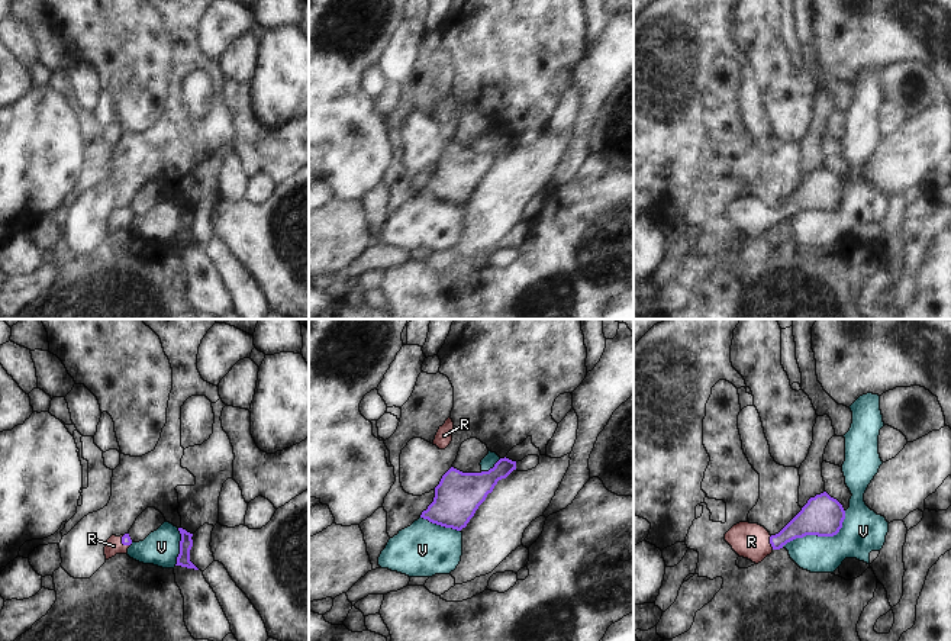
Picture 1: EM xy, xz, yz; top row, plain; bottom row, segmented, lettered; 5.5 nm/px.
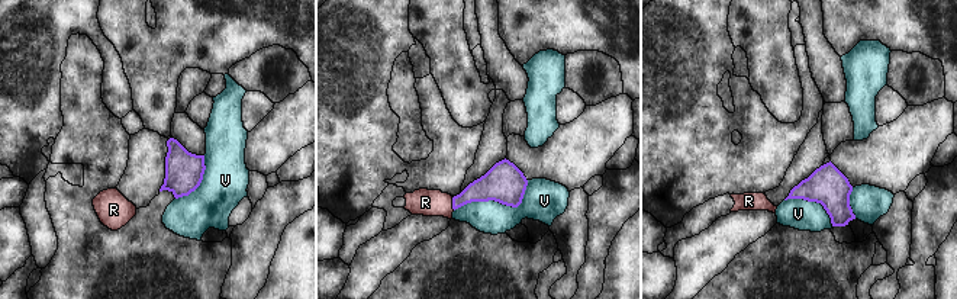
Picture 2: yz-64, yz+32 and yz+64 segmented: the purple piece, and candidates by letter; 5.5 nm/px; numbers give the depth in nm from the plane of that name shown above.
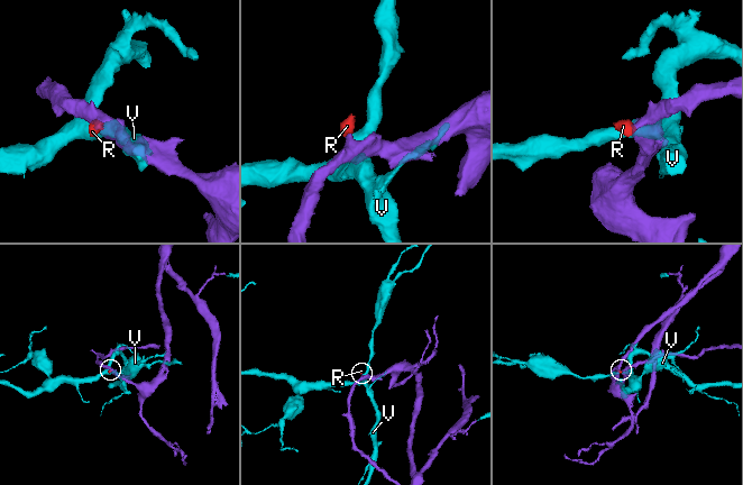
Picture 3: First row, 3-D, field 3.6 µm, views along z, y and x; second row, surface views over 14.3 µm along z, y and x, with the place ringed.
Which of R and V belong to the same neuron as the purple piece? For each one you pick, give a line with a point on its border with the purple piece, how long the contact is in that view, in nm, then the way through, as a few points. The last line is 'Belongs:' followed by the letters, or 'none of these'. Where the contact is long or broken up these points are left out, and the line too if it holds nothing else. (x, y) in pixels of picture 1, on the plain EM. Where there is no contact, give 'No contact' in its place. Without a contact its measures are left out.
R: Touches purple at yz (770, 218). Shared border 80 nm. Path across: yz (809, 196), (777, 216), (770, 218), (751, 216)
Belongs: R.

